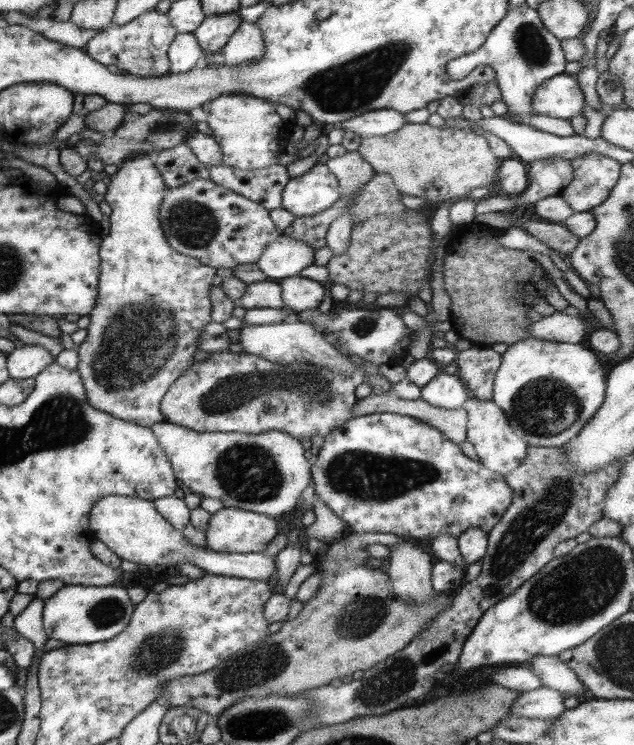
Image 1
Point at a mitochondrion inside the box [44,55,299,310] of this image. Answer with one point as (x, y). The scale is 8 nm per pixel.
(189, 222)

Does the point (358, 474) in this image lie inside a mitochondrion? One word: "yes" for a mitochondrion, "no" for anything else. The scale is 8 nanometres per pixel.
yes

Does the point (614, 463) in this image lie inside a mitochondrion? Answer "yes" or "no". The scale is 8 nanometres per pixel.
no

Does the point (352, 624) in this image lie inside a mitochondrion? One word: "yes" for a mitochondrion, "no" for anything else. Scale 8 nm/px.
yes

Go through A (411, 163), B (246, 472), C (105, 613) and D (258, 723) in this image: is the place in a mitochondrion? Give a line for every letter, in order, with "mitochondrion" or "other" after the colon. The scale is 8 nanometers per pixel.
A: other
B: mitochondrion
C: mitochondrion
D: mitochondrion

